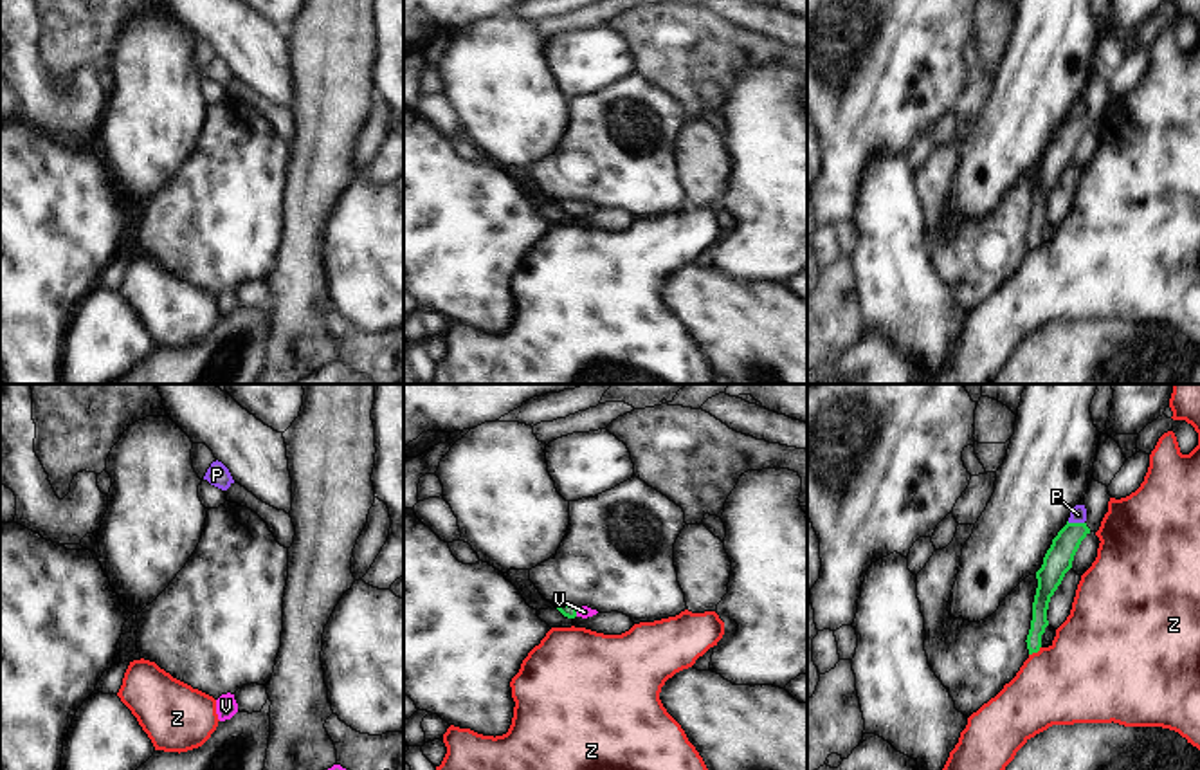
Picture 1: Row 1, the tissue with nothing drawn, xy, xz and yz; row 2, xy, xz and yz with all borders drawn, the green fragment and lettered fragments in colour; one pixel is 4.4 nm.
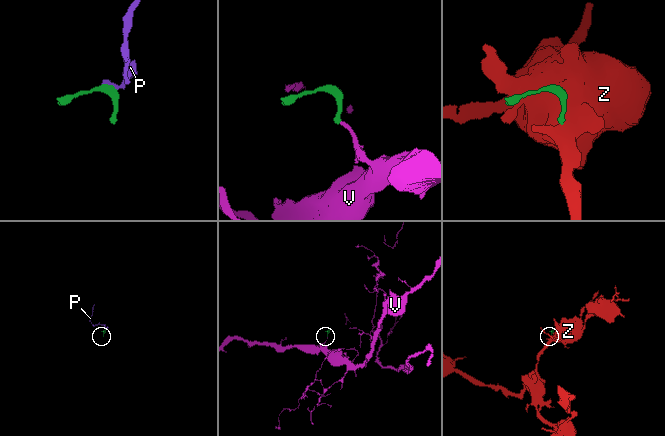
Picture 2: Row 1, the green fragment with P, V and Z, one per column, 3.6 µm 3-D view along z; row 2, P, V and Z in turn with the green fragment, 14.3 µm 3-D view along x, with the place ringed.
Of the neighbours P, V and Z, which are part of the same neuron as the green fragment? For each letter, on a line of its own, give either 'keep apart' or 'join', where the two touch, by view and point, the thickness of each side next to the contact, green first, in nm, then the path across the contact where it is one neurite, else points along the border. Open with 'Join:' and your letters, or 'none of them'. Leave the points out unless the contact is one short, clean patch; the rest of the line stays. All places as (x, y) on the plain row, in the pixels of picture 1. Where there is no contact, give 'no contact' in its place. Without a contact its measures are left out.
Join: V
P: keep apart; contact yz (1076, 119); calibres 130 and 70 nm; border yz (1067, 118), (1083, 119)
V: join; contact xz (575, 208); calibres 60 and 60 nm; way xz (568, 206), (575, 208), (584, 208)
Z: keep apart; contact yz (1035, 247); calibres 70 and 400 nm; border yz (1040, 242), (1029, 251)

